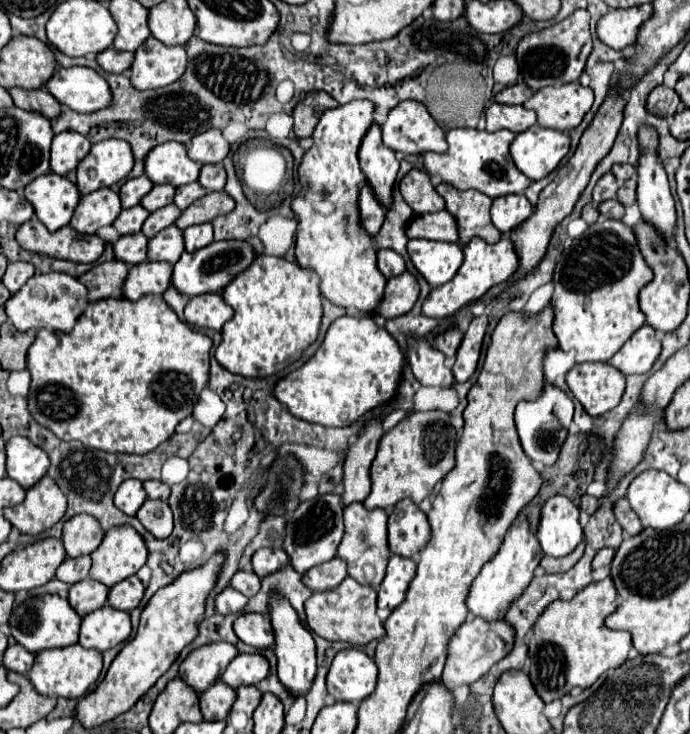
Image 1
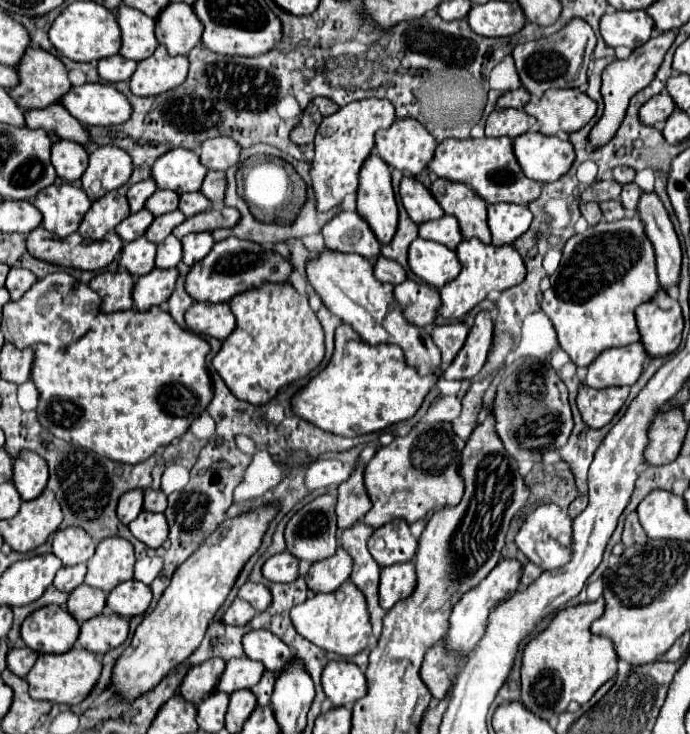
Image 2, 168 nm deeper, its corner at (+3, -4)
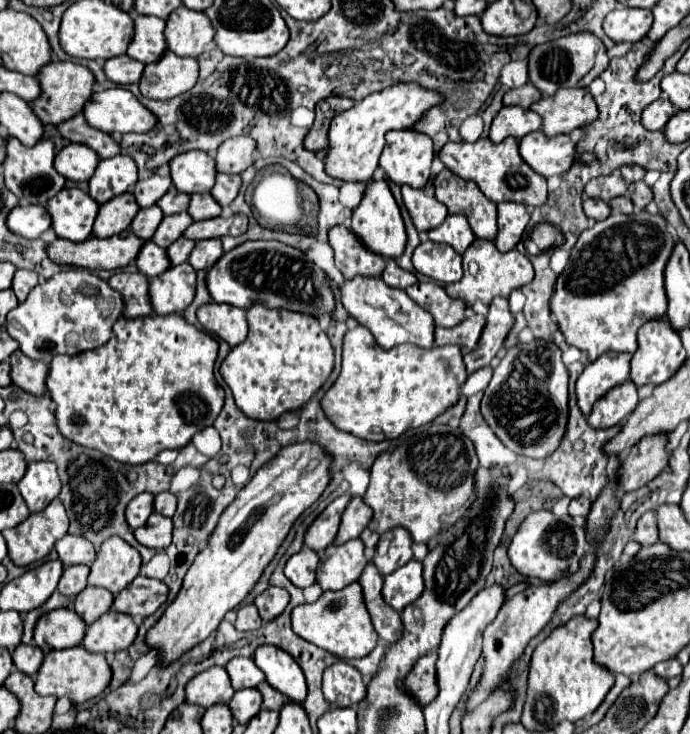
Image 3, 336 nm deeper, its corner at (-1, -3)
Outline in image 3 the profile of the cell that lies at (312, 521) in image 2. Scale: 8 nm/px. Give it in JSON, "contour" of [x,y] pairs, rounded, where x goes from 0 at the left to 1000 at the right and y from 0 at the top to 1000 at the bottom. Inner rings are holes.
{"contour":[[[504,672],[487,677],[452,710],[452,715],[443,721],[443,729],[441,729],[441,743],[443,745],[449,745],[452,751],[470,751],[472,745],[478,745],[484,740],[487,726],[490,726],[490,715],[493,715],[493,704],[496,704],[507,680],[510,680],[510,674],[504,674]]]}

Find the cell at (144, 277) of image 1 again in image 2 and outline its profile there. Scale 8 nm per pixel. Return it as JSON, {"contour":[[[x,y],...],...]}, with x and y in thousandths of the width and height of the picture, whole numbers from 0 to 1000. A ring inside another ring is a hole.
{"contour":[[[223,365],[217,373],[200,379],[194,392],[194,417],[203,425],[212,425],[220,417],[238,414],[255,392],[258,373],[261,373],[258,365],[243,365],[243,368]]]}

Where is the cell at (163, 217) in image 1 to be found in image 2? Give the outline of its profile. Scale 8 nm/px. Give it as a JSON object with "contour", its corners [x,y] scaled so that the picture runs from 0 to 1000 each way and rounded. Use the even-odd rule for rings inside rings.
{"contour":[[[261,286],[255,289],[246,289],[246,292],[235,292],[235,294],[226,294],[220,308],[214,311],[212,316],[212,324],[223,332],[232,332],[241,322],[249,319],[249,313],[267,302],[267,292]]]}

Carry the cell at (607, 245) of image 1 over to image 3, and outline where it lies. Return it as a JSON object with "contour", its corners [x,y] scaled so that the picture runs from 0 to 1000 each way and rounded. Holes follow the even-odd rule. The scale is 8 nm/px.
{"contour":[[[887,290],[881,298],[861,304],[849,312],[829,337],[820,366],[809,375],[803,402],[797,407],[797,424],[806,435],[820,467],[838,473],[852,484],[852,492],[867,489],[878,478],[922,478],[922,451],[942,435],[965,429],[965,396],[962,396],[962,361],[977,337],[977,320],[968,312],[959,293],[942,290]]]}

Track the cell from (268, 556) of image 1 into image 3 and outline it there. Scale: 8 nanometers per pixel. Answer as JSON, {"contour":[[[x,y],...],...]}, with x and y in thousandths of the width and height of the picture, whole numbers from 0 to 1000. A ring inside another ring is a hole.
{"contour":[[[438,748],[435,753],[426,753],[414,770],[412,783],[435,802],[452,797],[458,792],[458,772],[461,772],[461,753],[452,748]]]}

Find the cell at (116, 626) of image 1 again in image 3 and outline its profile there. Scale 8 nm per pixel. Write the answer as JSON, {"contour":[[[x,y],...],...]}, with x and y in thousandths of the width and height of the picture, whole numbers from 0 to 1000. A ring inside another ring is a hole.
{"contour":[[[168,830],[151,835],[139,849],[128,851],[122,881],[133,890],[168,890],[191,879],[200,854],[188,838],[180,838]]]}

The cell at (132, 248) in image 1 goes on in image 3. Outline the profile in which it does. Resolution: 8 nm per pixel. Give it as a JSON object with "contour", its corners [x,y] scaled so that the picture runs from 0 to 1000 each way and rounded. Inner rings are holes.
{"contour":[[[212,328],[209,337],[203,339],[203,347],[197,350],[197,364],[212,375],[212,377],[226,377],[235,369],[246,364],[246,353],[241,347],[241,339],[229,337],[220,328]]]}

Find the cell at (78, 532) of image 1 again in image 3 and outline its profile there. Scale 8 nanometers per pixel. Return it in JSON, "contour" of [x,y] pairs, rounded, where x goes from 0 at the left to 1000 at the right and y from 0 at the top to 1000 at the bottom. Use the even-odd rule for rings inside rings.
{"contour":[[[93,729],[90,734],[81,737],[81,751],[87,764],[93,767],[93,772],[99,770],[133,770],[139,762],[139,748],[133,745],[133,740],[128,740],[128,734],[116,734],[110,729]]]}

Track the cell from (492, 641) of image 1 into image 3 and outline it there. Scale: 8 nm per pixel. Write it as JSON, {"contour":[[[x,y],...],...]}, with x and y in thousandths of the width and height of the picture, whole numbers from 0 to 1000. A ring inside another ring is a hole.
{"contour":[[[632,887],[629,890],[620,890],[614,895],[609,895],[603,901],[603,906],[597,909],[597,914],[591,917],[591,922],[583,928],[586,939],[591,944],[597,944],[606,958],[617,960],[623,958],[626,952],[632,952]]]}

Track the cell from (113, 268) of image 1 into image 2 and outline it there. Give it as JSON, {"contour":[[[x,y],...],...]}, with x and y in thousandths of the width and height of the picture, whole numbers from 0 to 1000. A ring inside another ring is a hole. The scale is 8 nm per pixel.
{"contour":[[[183,368],[148,371],[133,379],[130,392],[148,403],[148,425],[174,425],[194,420],[194,379]]]}

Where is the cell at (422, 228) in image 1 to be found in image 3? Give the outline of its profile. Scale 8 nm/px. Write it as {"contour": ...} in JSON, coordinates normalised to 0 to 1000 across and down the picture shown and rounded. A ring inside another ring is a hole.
{"contour":[[[649,293],[641,307],[620,315],[620,326],[632,331],[646,331],[664,345],[672,345],[675,337],[687,328],[687,317],[681,315],[672,293]]]}

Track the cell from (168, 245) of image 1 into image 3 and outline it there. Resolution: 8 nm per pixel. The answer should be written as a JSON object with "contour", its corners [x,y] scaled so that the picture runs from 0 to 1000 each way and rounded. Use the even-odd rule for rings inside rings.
{"contour":[[[270,323],[255,326],[255,331],[249,331],[249,334],[241,339],[241,345],[243,345],[243,350],[246,350],[246,358],[249,358],[249,361],[267,358],[267,356],[272,353],[278,337],[281,337],[281,328],[275,328],[275,326],[270,326]]]}

